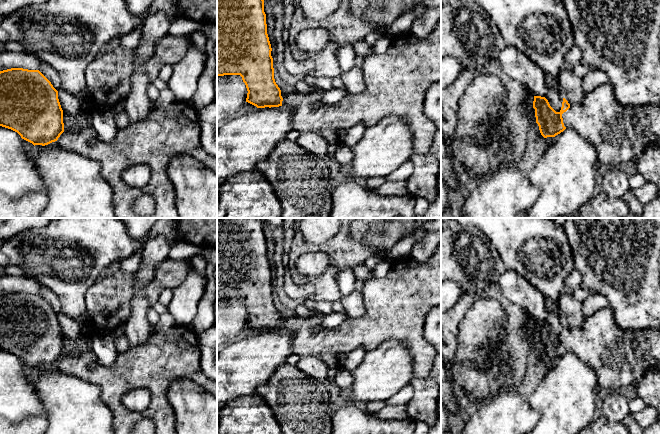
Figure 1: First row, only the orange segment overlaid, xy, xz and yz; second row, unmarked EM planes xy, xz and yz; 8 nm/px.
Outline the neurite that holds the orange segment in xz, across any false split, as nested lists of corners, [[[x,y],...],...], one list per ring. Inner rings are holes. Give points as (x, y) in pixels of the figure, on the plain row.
[[[217,218],[217,300],[240,299],[248,315],[246,326],[257,332],[282,330],[271,275],[262,220]]]

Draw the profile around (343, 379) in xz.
[[[339,369],[335,375],[335,389],[338,393],[347,393],[352,385],[351,371]]]

